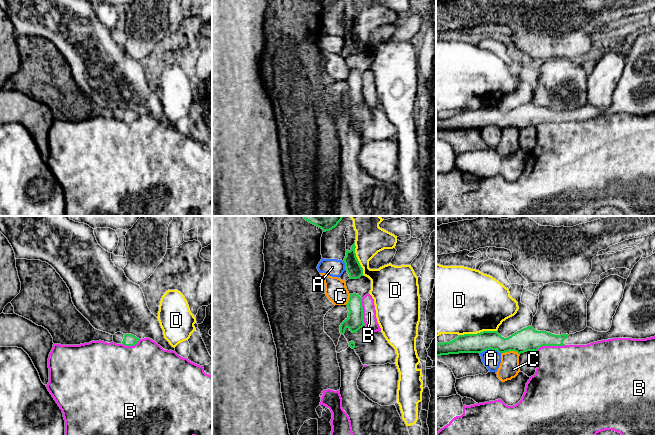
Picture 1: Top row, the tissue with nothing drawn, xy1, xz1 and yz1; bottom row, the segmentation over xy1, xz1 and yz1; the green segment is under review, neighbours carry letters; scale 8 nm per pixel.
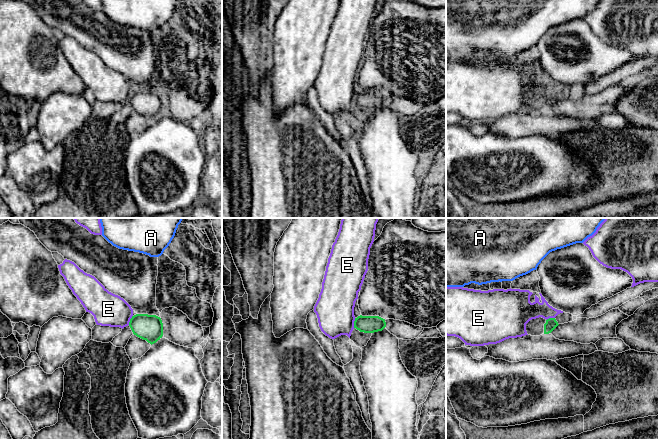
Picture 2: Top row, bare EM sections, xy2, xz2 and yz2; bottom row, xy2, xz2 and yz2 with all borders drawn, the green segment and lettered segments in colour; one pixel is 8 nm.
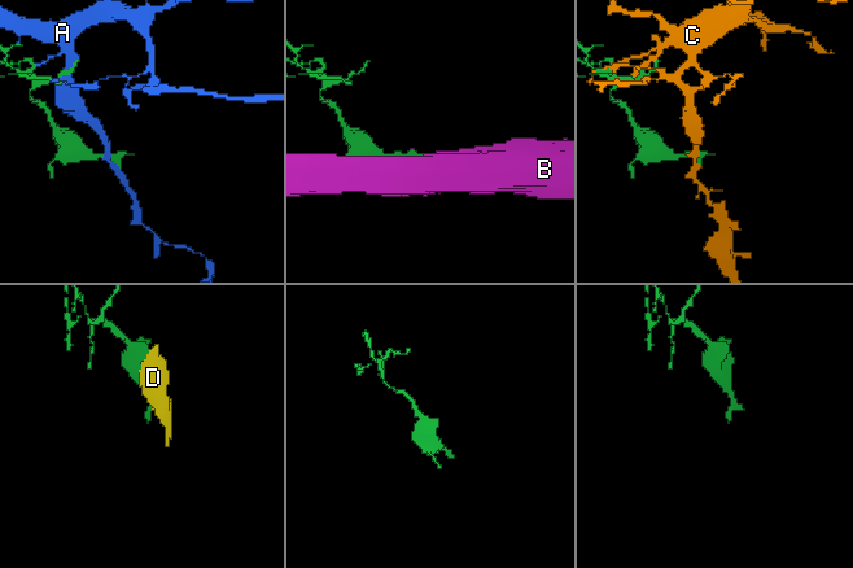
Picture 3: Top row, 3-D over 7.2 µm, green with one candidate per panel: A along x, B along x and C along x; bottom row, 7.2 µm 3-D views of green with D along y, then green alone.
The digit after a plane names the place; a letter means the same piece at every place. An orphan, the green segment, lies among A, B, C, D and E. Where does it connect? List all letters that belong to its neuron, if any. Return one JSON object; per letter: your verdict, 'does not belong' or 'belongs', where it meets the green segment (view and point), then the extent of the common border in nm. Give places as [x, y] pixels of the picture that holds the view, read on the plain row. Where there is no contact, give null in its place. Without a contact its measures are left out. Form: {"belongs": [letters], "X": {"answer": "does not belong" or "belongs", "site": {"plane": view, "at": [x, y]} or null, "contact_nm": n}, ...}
{"belongs": [], "A": {"answer": "does not belong", "site": {"plane": "yz1", "at": [490, 124]}, "contact_nm": 180}, "B": {"answer": "does not belong", "site": {"plane": "yz1", "at": [550, 121]}, "contact_nm": 240}, "C": {"answer": "does not belong", "site": {"plane": "yz1", "at": [510, 126]}, "contact_nm": 150}, "D": {"answer": "does not belong", "site": {"plane": "yz1", "at": [477, 109]}, "contact_nm": 300}, "E": {"answer": "does not belong", "site": {"plane": "xz2", "at": [354, 99]}, "contact_nm": 80}}

